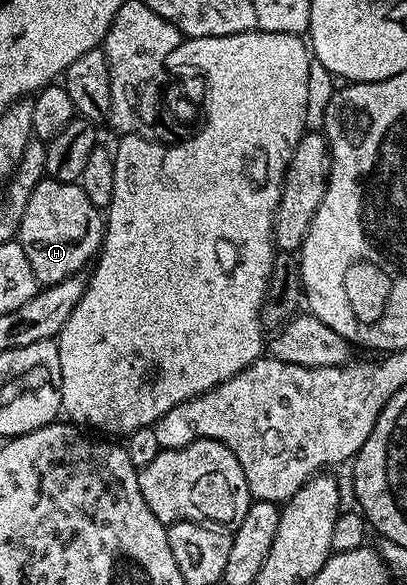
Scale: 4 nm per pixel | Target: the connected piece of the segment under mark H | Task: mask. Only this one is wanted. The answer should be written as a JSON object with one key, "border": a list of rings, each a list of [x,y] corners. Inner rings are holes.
{"border":[[[45,177],[32,189],[24,205],[21,219],[18,220],[16,241],[24,249],[24,257],[28,257],[28,265],[32,273],[38,278],[39,284],[51,287],[68,277],[79,274],[86,262],[97,256],[104,234],[104,215],[92,201],[88,201],[88,193],[78,183],[61,183],[55,179]]]}

